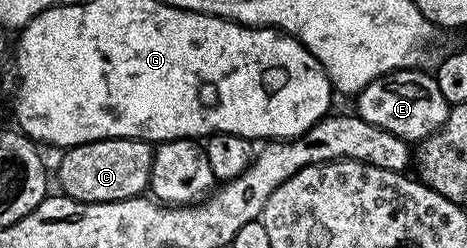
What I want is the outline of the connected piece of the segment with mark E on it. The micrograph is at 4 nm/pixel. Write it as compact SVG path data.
M422 70L393 71L372 81L356 96L357 115L364 121L407 141L421 141L436 134L450 116L451 104L444 101L440 85L436 85L433 74L429 70Z

